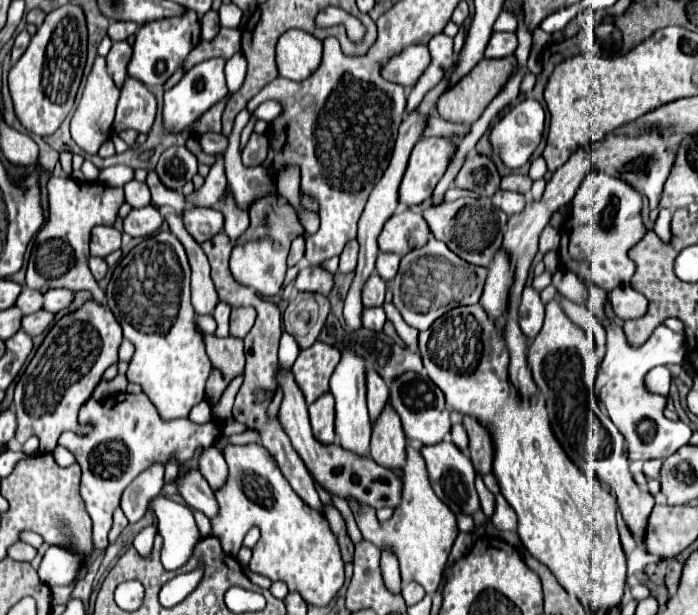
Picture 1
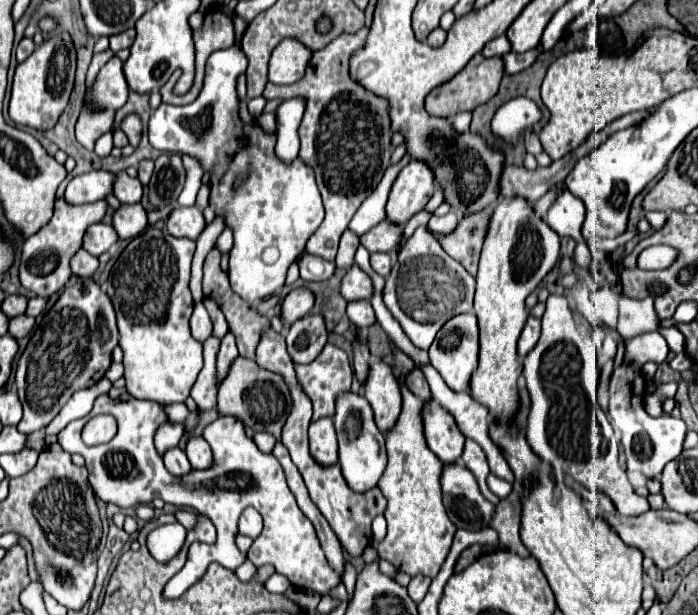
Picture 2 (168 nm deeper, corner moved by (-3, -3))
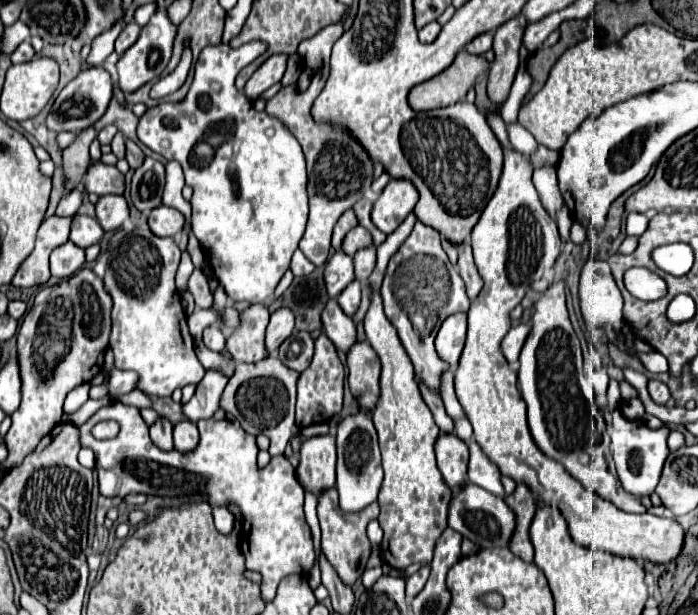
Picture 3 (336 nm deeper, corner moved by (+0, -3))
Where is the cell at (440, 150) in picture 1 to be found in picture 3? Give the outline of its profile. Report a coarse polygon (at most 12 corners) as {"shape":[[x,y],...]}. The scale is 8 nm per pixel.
{"shape":[[405,180],[387,182],[371,210],[371,222],[391,234],[417,202]]}

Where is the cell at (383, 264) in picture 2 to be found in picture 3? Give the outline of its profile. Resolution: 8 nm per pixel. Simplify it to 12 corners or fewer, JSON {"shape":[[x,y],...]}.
{"shape":[[375,248],[353,254],[355,280],[365,282],[375,268]]}

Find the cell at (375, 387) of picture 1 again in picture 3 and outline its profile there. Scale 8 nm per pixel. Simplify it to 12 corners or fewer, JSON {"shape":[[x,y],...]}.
{"shape":[[333,298],[321,314],[325,334],[347,352],[357,340],[353,320]]}

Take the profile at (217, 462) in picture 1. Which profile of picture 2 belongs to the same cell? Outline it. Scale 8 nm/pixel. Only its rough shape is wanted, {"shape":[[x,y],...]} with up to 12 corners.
{"shape":[[190,438],[186,456],[196,470],[212,468],[204,438]]}

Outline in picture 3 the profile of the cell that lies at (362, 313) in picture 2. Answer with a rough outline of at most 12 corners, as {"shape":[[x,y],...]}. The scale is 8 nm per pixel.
{"shape":[[361,282],[339,294],[339,306],[347,316],[355,314],[361,300]]}

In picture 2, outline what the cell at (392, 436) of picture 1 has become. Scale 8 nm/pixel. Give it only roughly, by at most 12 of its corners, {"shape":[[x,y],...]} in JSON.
{"shape":[[370,364],[364,396],[378,430],[386,434],[402,410],[390,366]]}

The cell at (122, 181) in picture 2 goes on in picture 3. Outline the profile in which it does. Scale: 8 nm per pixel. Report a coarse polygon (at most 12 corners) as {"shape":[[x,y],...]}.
{"shape":[[95,162],[81,180],[97,196],[123,194],[125,178],[109,164]]}

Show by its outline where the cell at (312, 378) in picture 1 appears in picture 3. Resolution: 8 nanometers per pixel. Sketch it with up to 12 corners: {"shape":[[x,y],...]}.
{"shape":[[325,334],[297,382],[295,424],[341,412],[345,366]]}

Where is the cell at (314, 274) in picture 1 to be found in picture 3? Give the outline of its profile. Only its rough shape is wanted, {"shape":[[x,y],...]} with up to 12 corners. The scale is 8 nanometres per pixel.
{"shape":[[277,310],[267,326],[269,356],[293,332],[293,312]]}

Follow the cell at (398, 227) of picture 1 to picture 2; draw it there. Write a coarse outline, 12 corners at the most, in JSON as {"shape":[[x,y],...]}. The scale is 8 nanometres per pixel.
{"shape":[[382,220],[360,242],[368,252],[400,252],[402,226]]}

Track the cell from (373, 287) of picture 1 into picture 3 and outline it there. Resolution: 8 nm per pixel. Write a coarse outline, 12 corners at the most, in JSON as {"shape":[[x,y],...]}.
{"shape":[[333,252],[325,264],[329,298],[353,282],[353,260]]}

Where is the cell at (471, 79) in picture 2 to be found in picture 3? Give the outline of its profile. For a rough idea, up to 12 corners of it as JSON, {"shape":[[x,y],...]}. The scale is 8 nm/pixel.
{"shape":[[461,50],[413,86],[409,106],[435,110],[465,98],[487,60]]}

